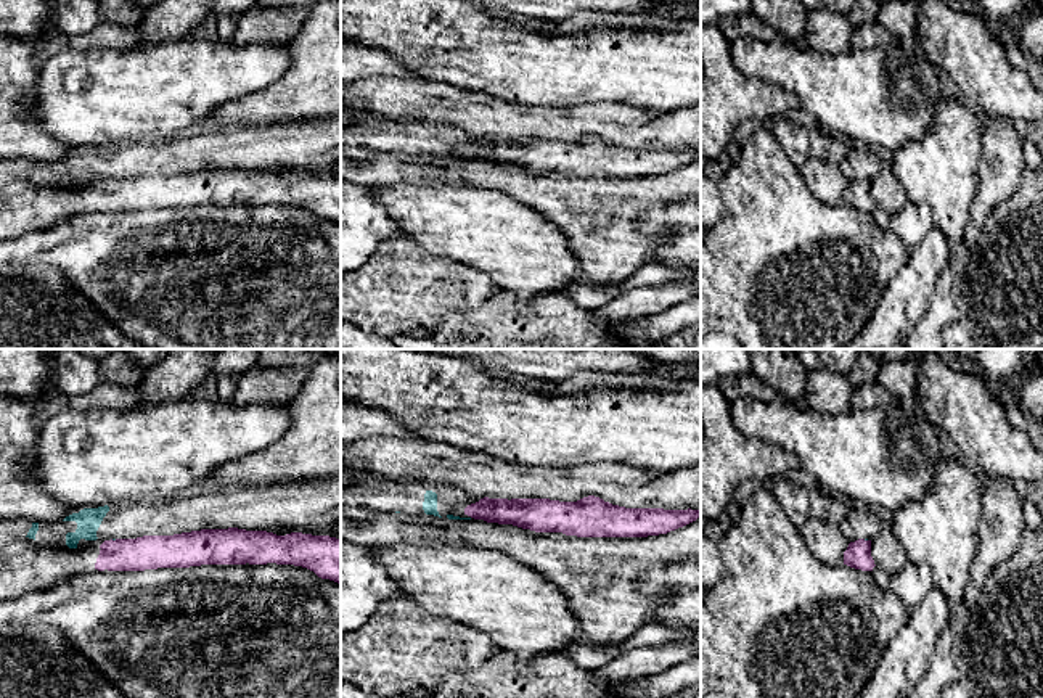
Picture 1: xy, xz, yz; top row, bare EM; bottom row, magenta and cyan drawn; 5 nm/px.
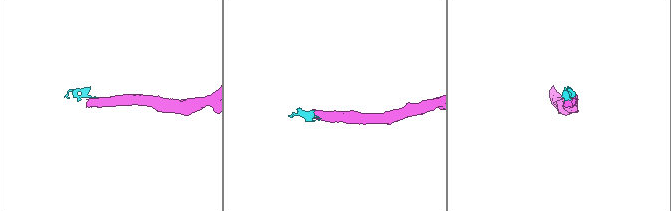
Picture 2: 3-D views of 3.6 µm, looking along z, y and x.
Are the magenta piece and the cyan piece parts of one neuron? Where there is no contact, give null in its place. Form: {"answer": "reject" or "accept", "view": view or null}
{"answer": "reject", "view": "xy"}

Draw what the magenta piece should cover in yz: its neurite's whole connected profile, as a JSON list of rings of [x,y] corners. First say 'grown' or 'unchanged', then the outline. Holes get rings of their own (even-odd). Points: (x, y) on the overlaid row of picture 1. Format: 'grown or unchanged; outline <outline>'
unchanged; outline [[[858,539],[850,542],[844,552],[844,565],[861,571],[873,571],[876,565],[871,556],[871,540]]]

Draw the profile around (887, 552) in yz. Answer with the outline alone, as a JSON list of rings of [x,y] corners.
[[[884,526],[871,540],[871,556],[876,566],[881,566],[890,574],[898,573],[908,561],[905,547],[894,536],[889,526]]]

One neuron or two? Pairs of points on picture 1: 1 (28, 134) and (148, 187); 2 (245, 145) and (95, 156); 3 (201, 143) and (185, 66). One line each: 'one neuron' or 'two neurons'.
1: two neurons
2: one neuron
3: two neurons

